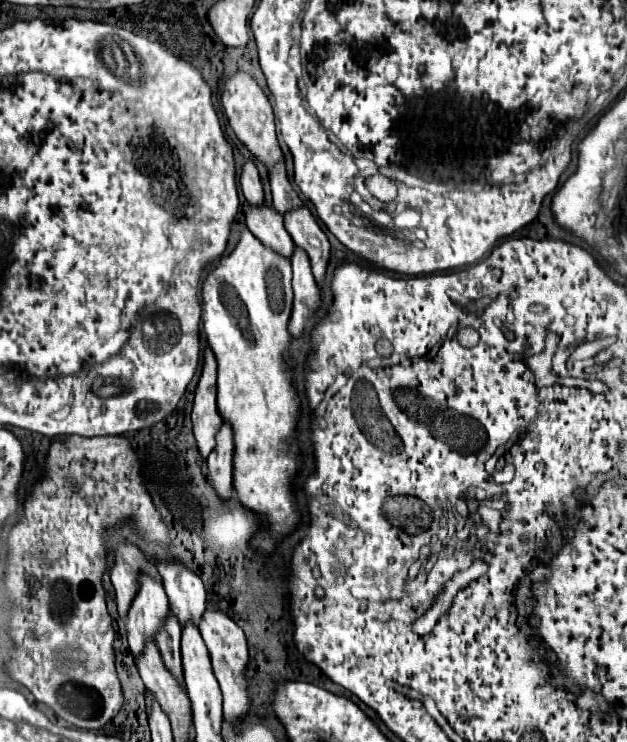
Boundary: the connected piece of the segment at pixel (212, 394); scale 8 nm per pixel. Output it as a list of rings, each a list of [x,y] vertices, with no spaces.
[[[204,348],[204,366],[196,386],[192,424],[200,454],[206,458],[214,448],[214,436],[218,432],[216,428],[222,424],[222,416],[216,404],[216,358],[210,348]]]

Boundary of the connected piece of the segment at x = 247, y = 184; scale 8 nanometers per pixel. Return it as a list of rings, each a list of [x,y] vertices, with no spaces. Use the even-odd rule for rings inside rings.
[[[246,160],[244,162],[242,174],[240,174],[240,186],[242,186],[242,192],[244,192],[244,196],[246,196],[248,202],[258,204],[260,200],[264,200],[262,182],[260,182],[260,176],[258,176],[254,160]]]

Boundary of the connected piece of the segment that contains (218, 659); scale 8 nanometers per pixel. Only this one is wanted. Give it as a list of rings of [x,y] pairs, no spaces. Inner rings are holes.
[[[218,610],[204,612],[204,616],[200,618],[200,634],[212,658],[212,672],[220,682],[220,690],[224,694],[224,718],[236,724],[248,712],[248,704],[250,704],[246,692],[246,680],[244,680],[244,668],[248,664],[246,636],[234,620],[230,620],[224,612]]]

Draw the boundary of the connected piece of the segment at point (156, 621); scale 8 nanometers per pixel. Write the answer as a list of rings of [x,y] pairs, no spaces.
[[[140,570],[138,582],[140,588],[126,614],[126,634],[134,656],[140,654],[148,638],[154,640],[156,628],[164,624],[168,612],[168,596],[160,580],[156,580],[146,570]]]

